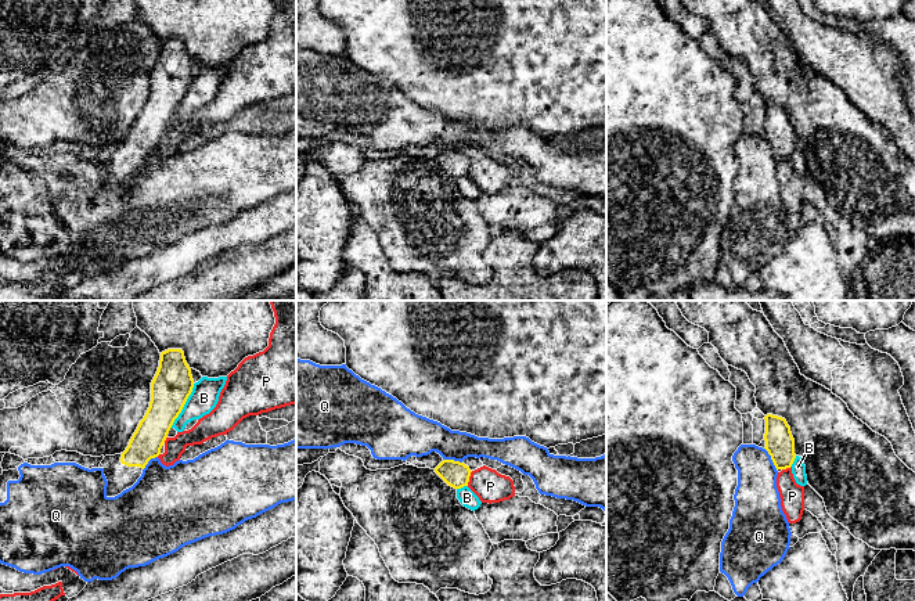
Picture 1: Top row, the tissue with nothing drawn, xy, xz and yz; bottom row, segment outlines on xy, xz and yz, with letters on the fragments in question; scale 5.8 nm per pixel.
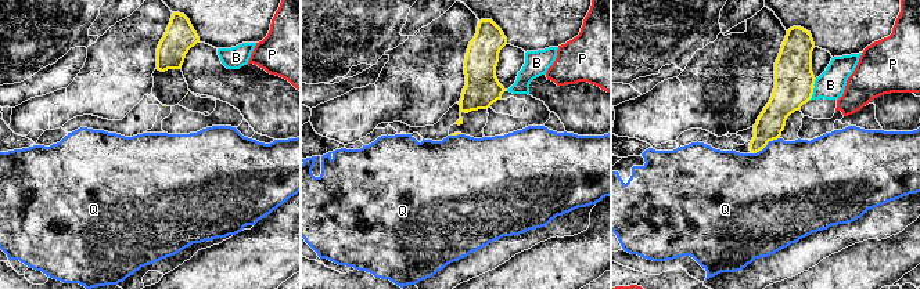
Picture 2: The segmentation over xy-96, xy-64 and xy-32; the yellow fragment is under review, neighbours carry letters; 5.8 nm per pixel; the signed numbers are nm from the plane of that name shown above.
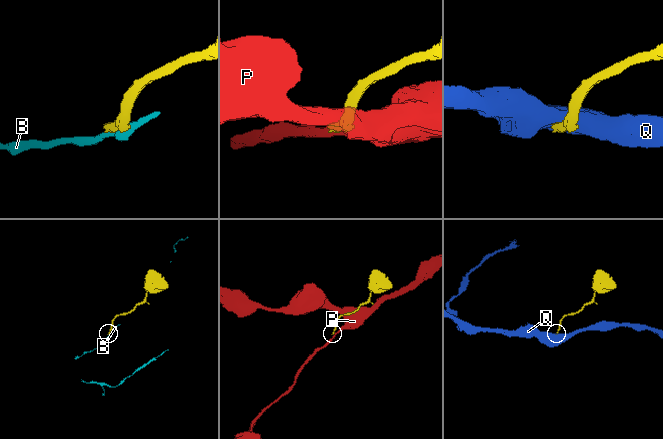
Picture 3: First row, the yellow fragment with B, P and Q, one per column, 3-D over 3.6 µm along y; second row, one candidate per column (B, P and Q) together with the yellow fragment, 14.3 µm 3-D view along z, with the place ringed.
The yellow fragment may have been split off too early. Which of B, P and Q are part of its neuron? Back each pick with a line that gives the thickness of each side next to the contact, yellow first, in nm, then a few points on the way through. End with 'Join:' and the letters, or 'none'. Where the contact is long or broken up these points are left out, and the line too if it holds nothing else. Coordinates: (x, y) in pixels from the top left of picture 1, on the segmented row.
Join: none

